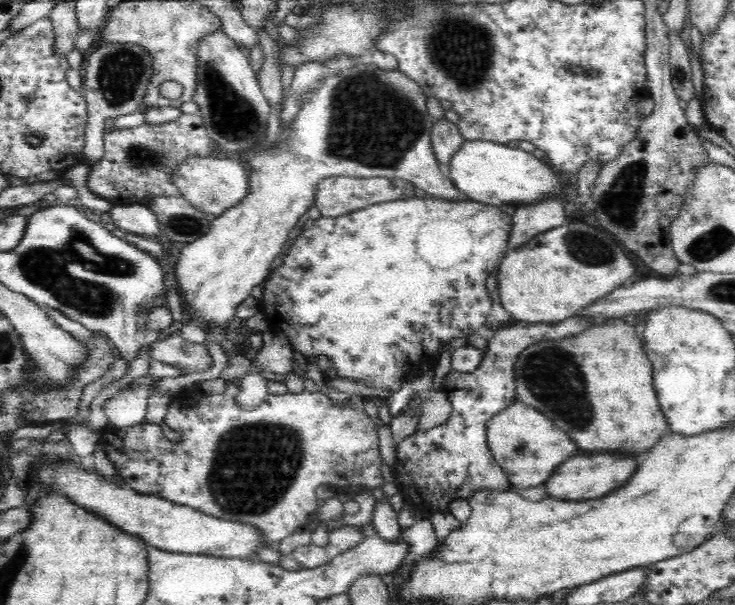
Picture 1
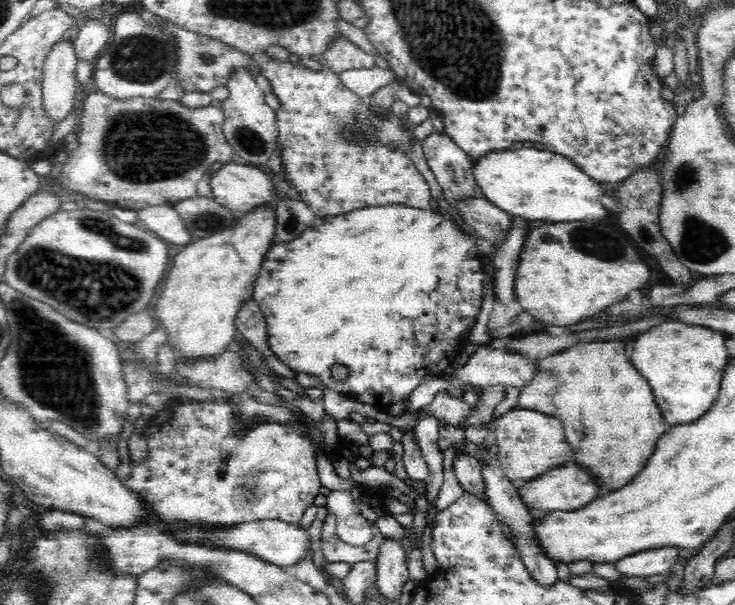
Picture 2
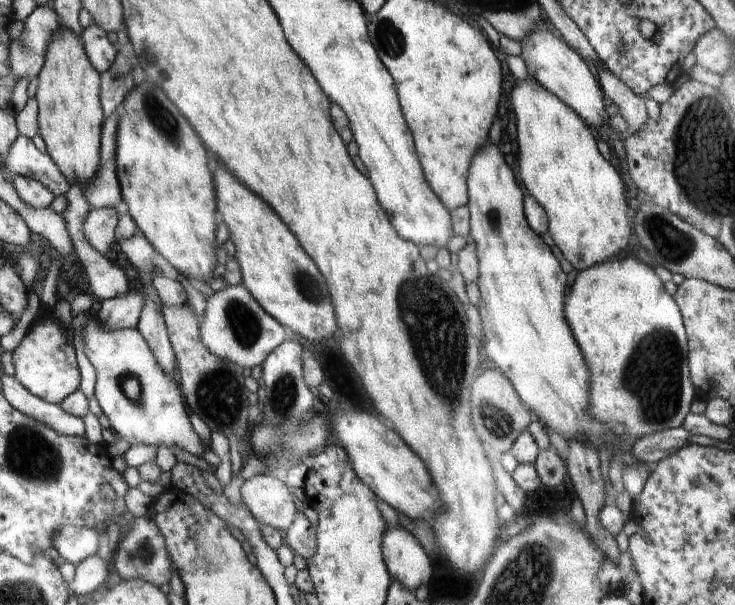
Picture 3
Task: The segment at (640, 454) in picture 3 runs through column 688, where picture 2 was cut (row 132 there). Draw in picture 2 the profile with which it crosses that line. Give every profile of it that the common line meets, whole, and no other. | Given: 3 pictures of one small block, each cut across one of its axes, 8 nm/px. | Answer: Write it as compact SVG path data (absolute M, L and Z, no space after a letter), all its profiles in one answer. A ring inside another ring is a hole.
M433 131L422 144L427 164L451 208L456 208L460 198L484 197L472 174L473 160L451 137L444 132Z

